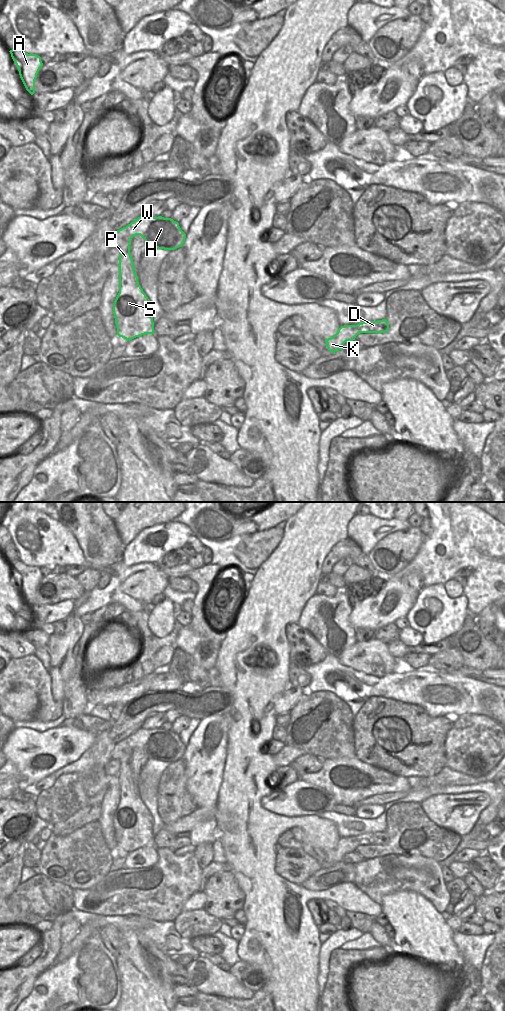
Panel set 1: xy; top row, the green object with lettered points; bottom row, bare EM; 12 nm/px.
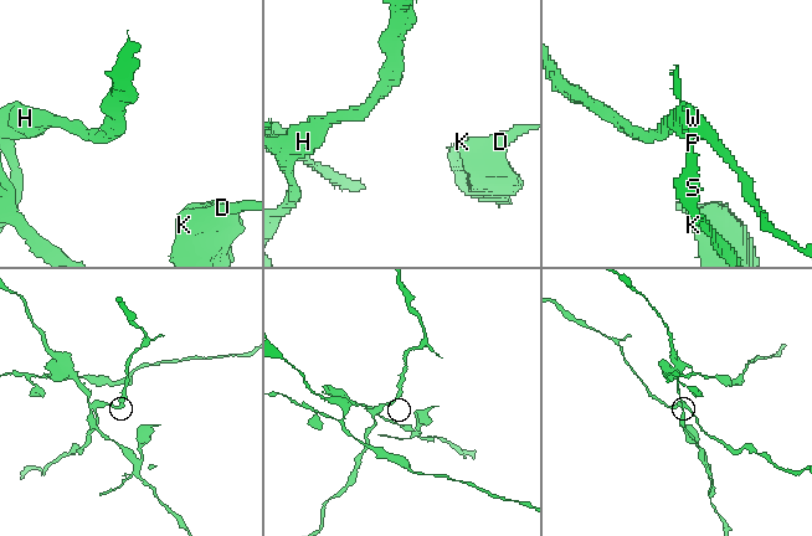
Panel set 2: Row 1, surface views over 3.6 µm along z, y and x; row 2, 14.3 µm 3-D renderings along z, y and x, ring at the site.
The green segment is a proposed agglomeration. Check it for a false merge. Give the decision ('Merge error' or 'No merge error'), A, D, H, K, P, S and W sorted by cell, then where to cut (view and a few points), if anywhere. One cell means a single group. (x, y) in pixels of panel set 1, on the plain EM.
Merge error. Groups: A D K P S / H W. Split along xy (117, 742), (124, 746), (124, 756), (129, 759)

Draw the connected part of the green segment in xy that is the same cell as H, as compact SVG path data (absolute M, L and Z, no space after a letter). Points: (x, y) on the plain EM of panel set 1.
M141 727L117 743L125 746L125 759L130 759L131 752L136 747L140 747L145 752L147 759L164 762L182 759L186 750L178 734L162 728L144 729Z

